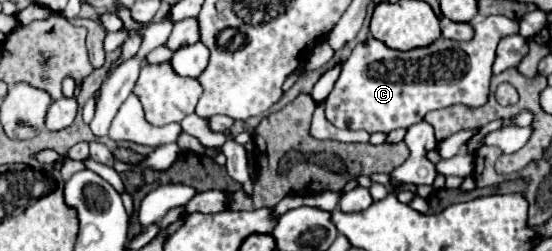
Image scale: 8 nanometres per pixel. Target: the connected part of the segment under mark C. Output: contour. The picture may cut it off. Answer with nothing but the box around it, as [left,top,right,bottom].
[325,16,519,134]

